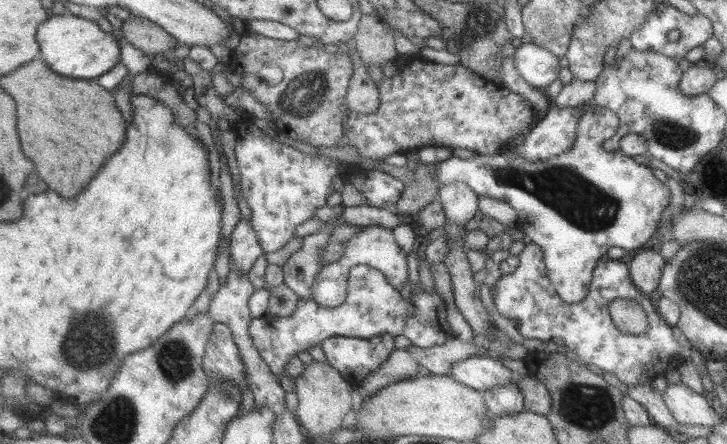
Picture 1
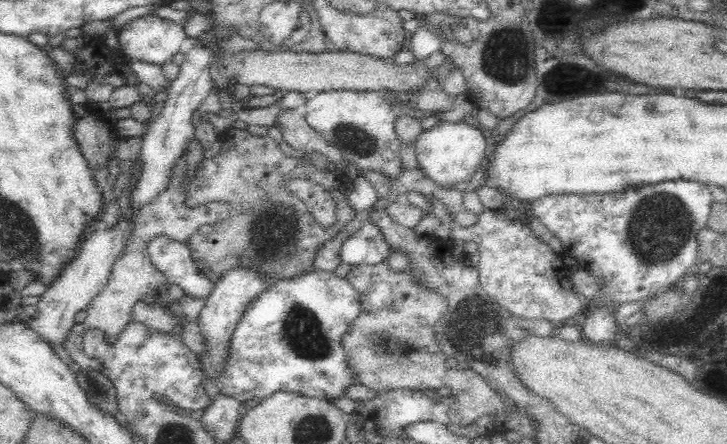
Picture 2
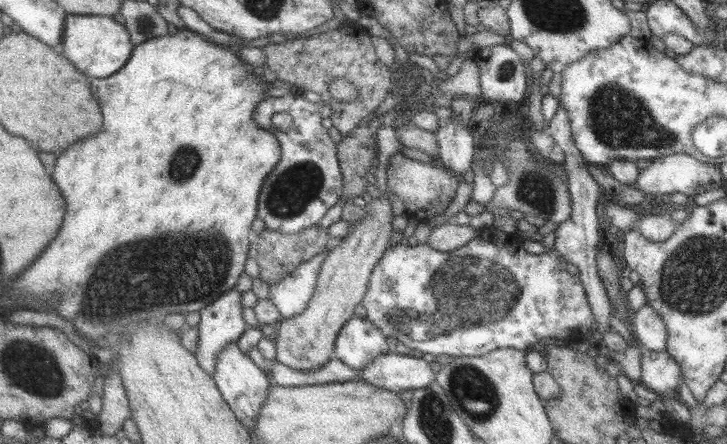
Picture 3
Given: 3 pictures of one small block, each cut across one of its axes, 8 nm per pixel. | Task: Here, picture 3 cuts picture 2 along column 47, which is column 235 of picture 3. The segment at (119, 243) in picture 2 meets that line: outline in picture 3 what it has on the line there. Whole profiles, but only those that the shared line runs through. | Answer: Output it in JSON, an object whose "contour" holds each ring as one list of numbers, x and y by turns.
{"contour":[[231,290,201,312,201,346,197,350,197,358,207,374,215,376,219,354,229,344,241,340,249,330,243,318,243,308,243,292]]}

